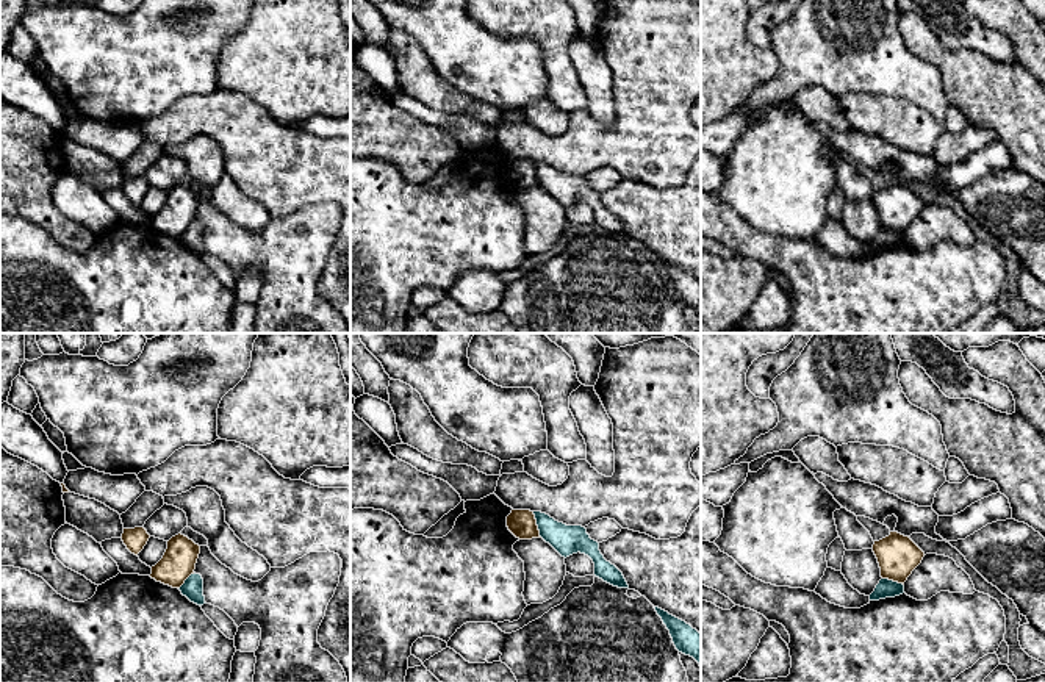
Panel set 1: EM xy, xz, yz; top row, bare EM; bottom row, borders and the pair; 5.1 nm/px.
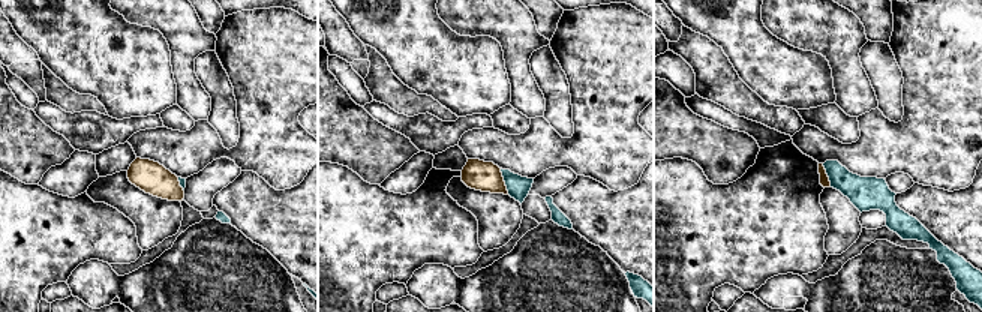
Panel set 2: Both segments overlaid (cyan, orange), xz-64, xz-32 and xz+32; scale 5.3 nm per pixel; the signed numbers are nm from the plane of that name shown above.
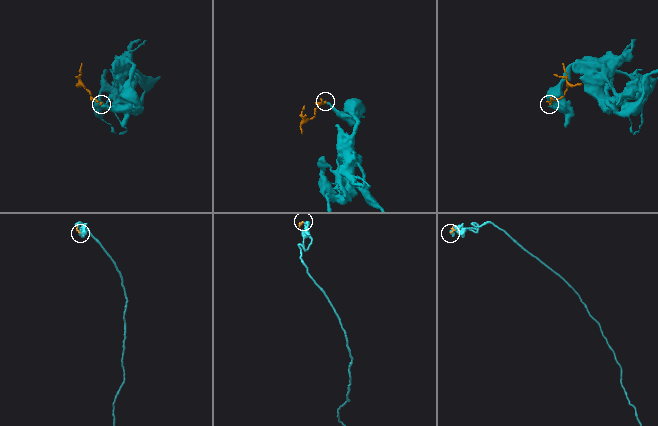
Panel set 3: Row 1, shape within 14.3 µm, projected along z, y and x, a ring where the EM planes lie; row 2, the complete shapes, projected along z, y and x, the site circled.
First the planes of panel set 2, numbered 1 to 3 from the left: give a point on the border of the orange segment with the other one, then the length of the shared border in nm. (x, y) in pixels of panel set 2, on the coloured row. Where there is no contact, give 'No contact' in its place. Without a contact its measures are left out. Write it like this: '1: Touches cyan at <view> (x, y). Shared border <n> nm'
1: Touches cyan at xz-64 (180, 185). Shared border 90 nm
2: Touches cyan at xz-32 (504, 180). Shared border 150 nm
3: Touches cyan at xz+32 (828, 176). Shared border 140 nm

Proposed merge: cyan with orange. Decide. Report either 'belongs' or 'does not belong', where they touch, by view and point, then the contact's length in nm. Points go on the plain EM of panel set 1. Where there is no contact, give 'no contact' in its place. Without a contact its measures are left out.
does not belong; contact xz (537, 174); length 140 nm

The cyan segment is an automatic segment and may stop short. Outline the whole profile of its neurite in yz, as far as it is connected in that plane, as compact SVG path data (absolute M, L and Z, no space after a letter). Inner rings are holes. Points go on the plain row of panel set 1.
M881 228L879 233L876 235L874 241L870 244L870 250L879 250L885 247L895 247L904 242L904 235L889 230L889 228Z

